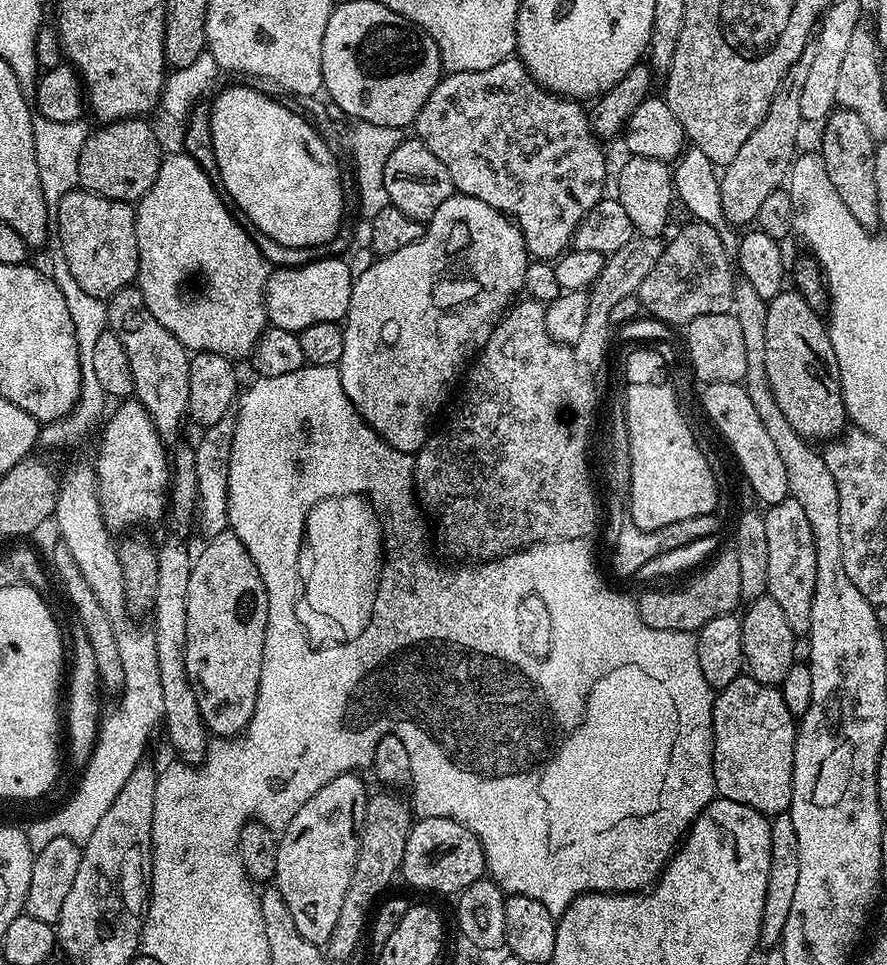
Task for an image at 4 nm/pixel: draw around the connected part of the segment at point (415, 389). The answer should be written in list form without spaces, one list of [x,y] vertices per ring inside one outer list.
[[[453,194],[450,198],[446,198],[446,202],[442,202],[442,206],[438,206],[432,219],[427,221],[420,240],[415,240],[410,246],[402,246],[402,250],[398,250],[394,254],[373,259],[370,270],[366,270],[366,274],[353,279],[348,315],[342,321],[344,349],[338,365],[342,378],[342,390],[346,394],[346,398],[350,398],[350,402],[358,410],[358,414],[364,422],[370,425],[377,434],[383,436],[386,443],[394,446],[394,450],[415,454],[427,442],[430,435],[428,423],[431,422],[432,415],[443,406],[444,399],[447,398],[448,391],[452,388],[452,383],[456,379],[459,381],[465,375],[470,361],[486,346],[497,322],[502,319],[513,301],[521,295],[529,261],[524,234],[513,220],[503,216],[498,210],[494,210],[494,206],[486,206],[486,202],[478,202],[478,198]]]

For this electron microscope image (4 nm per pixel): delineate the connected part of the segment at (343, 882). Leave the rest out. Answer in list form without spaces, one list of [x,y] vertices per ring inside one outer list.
[[[343,772],[338,778],[326,782],[314,798],[309,798],[302,810],[294,814],[290,823],[285,824],[278,836],[278,866],[274,877],[274,886],[281,892],[286,907],[298,926],[298,934],[309,942],[324,946],[334,934],[338,914],[342,910],[342,901],[346,898],[346,889],[350,886],[350,874],[354,874],[354,862],[358,858],[360,827],[366,814],[366,802],[370,788],[364,785],[363,775],[356,772]]]

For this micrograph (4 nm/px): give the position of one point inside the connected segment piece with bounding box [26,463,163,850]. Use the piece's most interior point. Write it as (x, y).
(123, 736)

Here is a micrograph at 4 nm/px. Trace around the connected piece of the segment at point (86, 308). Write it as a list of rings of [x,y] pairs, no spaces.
[[[53,255],[52,268],[50,267],[50,275],[52,281],[58,286],[58,290],[62,290],[62,298],[66,300],[66,310],[70,312],[70,322],[73,323],[74,338],[78,342],[78,362],[80,363],[80,384],[79,392],[76,398],[76,404],[66,413],[60,420],[49,420],[40,429],[39,443],[45,444],[48,448],[68,448],[71,444],[76,444],[79,440],[84,440],[92,431],[95,433],[101,422],[105,419],[106,408],[104,412],[104,403],[106,397],[102,390],[102,385],[98,382],[98,377],[94,375],[94,342],[98,342],[98,338],[102,338],[102,334],[108,331],[108,305],[105,301],[100,300],[94,294],[86,294],[86,290],[82,290],[82,286],[78,286],[74,274],[70,274],[70,266],[66,266],[63,256]]]

